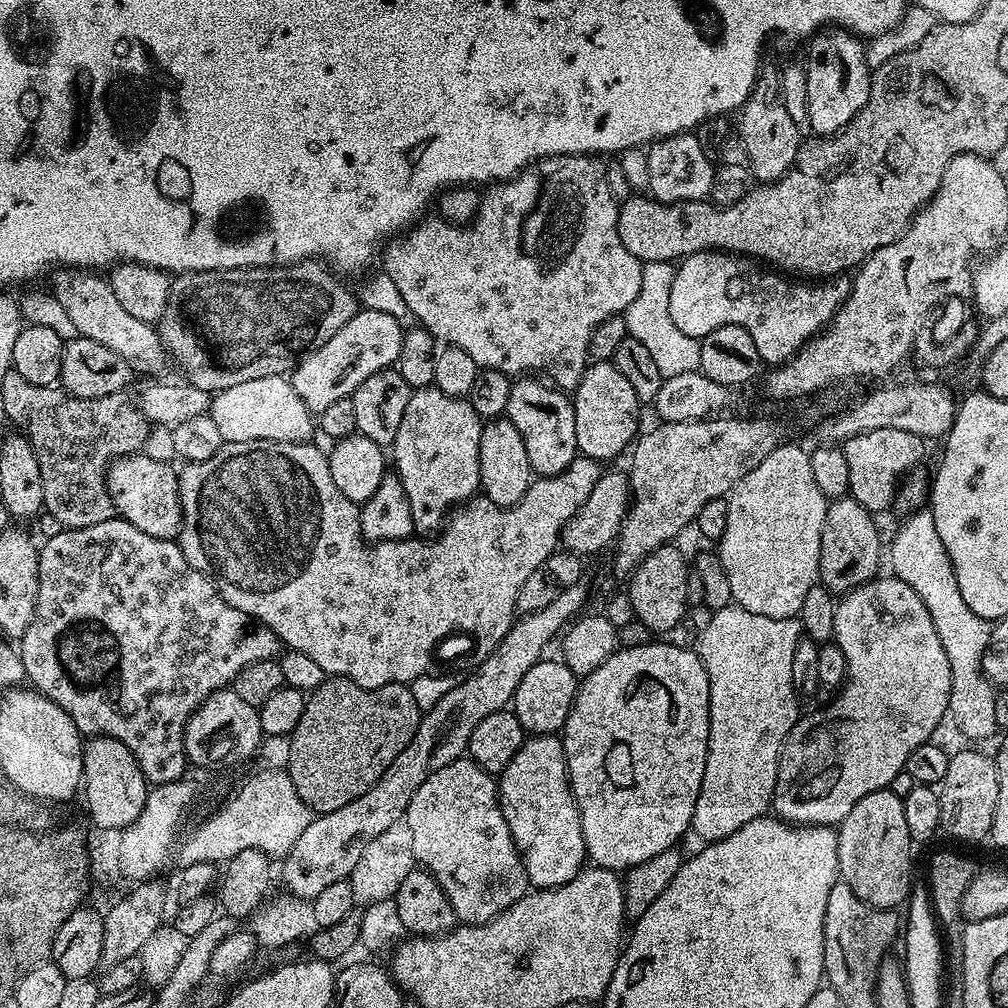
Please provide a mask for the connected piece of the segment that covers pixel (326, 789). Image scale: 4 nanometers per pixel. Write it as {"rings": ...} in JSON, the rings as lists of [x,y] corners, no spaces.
{"rings":[[[333,676],[307,693],[302,718],[287,741],[286,771],[309,813],[339,810],[366,794],[414,738],[421,715],[406,684],[363,688],[353,680]]]}

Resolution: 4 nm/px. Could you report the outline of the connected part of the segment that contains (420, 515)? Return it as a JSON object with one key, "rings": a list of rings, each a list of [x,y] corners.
{"rings":[[[435,386],[413,391],[406,406],[406,414],[402,418],[402,426],[398,426],[398,434],[390,446],[390,460],[391,463],[392,460],[396,463],[395,475],[402,482],[402,490],[406,490],[406,499],[410,502],[410,514],[414,518],[417,533],[435,533],[447,521],[453,509],[473,499],[480,492],[478,446],[481,427],[480,415],[474,410],[471,399],[444,394]]]}

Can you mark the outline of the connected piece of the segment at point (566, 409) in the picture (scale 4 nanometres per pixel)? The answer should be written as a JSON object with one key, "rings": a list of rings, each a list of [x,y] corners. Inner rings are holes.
{"rings":[[[540,378],[517,379],[510,390],[506,419],[518,426],[518,434],[522,434],[522,442],[526,442],[526,458],[530,458],[530,466],[537,477],[557,476],[576,460],[574,406],[567,391],[549,386]]]}

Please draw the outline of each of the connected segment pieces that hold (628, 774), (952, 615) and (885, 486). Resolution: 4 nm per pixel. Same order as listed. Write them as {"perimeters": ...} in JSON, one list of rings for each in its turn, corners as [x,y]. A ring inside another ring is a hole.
{"perimeters":[[[[653,642],[634,646],[633,648],[617,647],[616,651],[598,670],[579,681],[574,706],[566,718],[562,729],[564,741],[564,757],[568,767],[568,785],[572,787],[572,797],[576,799],[578,814],[582,822],[582,838],[587,859],[595,867],[611,868],[620,874],[629,868],[646,862],[646,858],[654,858],[654,854],[662,854],[662,850],[677,847],[692,827],[694,802],[698,802],[698,790],[702,790],[702,774],[706,774],[706,754],[708,753],[708,731],[710,730],[710,682],[704,669],[704,663],[695,651],[679,648],[676,644],[659,644]]],[[[921,506],[909,511],[907,515],[892,540],[891,575],[906,582],[907,586],[912,586],[918,597],[922,598],[930,612],[930,618],[933,619],[938,638],[941,639],[942,649],[946,650],[946,658],[950,658],[950,720],[956,723],[957,730],[968,739],[968,742],[984,740],[992,735],[995,737],[998,732],[994,722],[994,698],[997,689],[985,676],[982,666],[984,651],[992,637],[993,625],[974,614],[974,610],[970,610],[970,606],[962,602],[951,559],[942,538],[939,537],[931,509]]],[[[870,430],[854,438],[843,441],[846,462],[850,469],[848,491],[853,500],[873,514],[884,512],[888,508],[888,499],[893,499],[898,481],[924,456],[925,441],[906,430]],[[897,479],[897,480],[896,480]],[[893,487],[893,488],[892,488]]]]}

